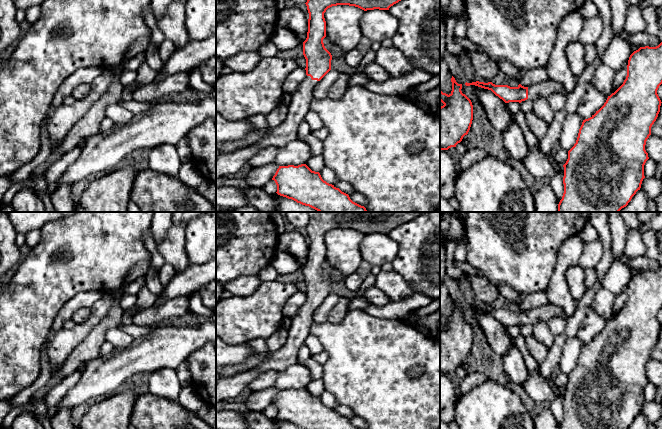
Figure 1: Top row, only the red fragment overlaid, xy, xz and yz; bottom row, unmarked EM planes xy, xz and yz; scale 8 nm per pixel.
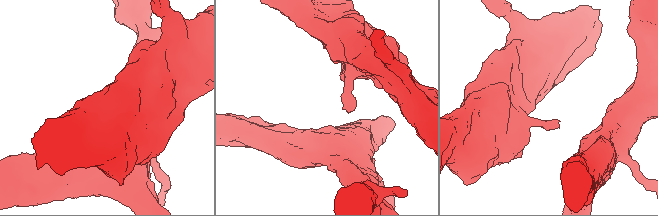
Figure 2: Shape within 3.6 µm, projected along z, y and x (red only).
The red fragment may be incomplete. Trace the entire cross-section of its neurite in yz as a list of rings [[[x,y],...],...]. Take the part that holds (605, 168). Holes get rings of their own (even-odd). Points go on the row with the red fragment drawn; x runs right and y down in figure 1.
[[[662,42],[656,47],[640,47],[628,60],[627,76],[623,84],[590,118],[583,120],[574,146],[568,151],[564,167],[564,193],[558,212],[619,212],[626,207],[641,188],[644,165],[649,159],[645,150],[651,127],[660,112],[661,100],[657,94],[662,84]]]

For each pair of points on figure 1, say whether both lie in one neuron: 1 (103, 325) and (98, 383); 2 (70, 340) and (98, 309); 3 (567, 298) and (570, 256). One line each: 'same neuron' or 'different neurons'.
1: different neurons
2: same neuron
3: same neuron

